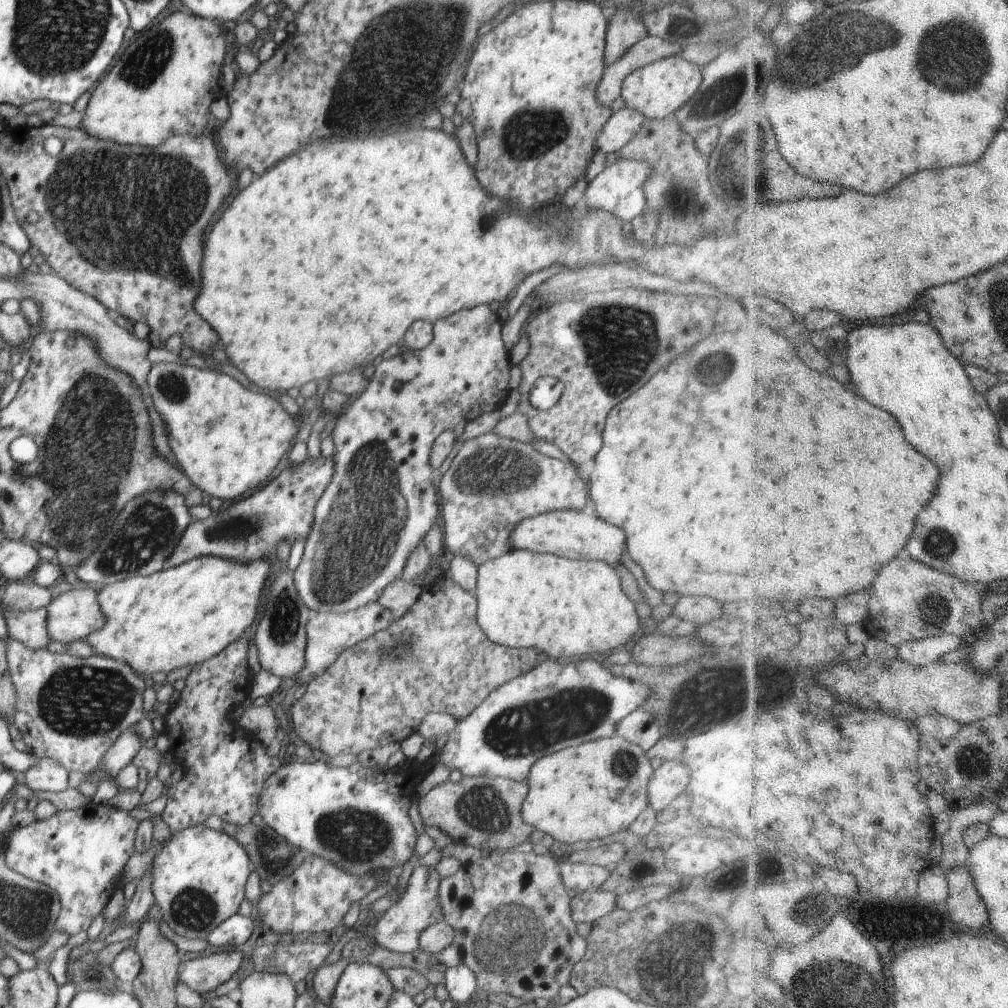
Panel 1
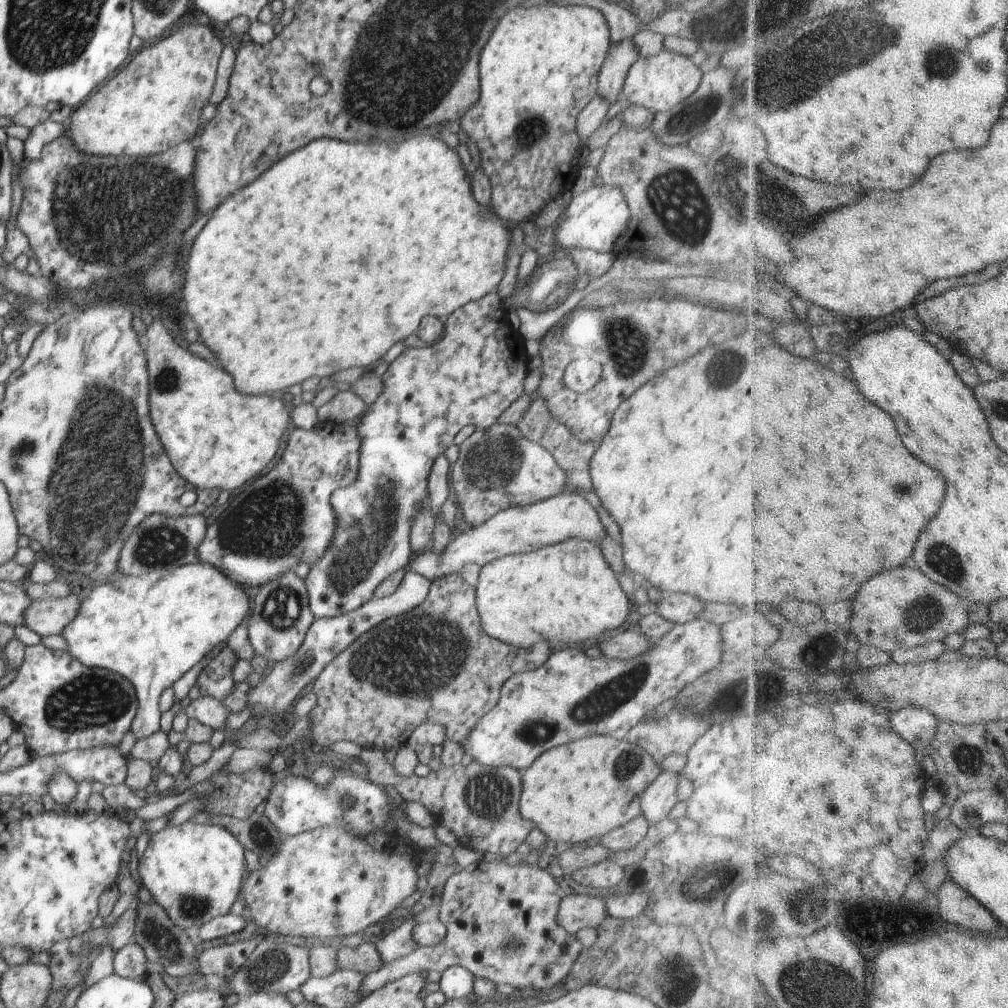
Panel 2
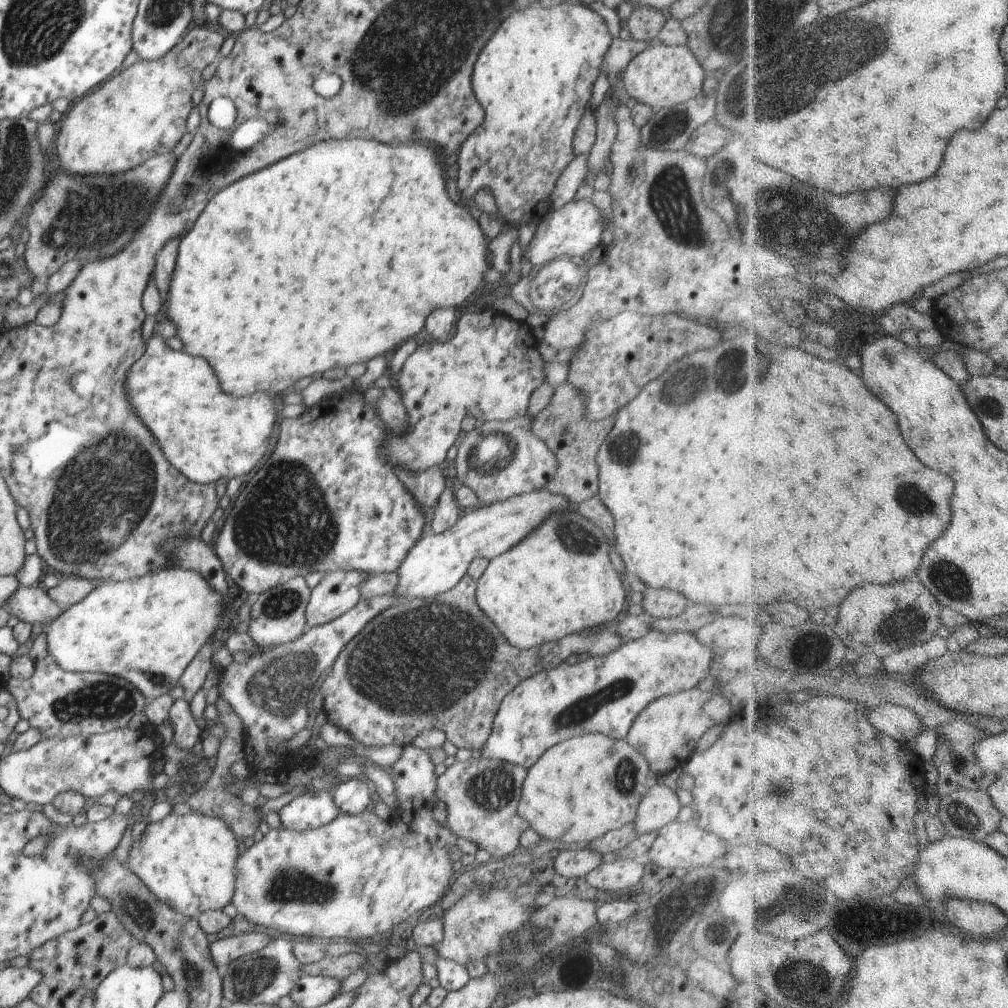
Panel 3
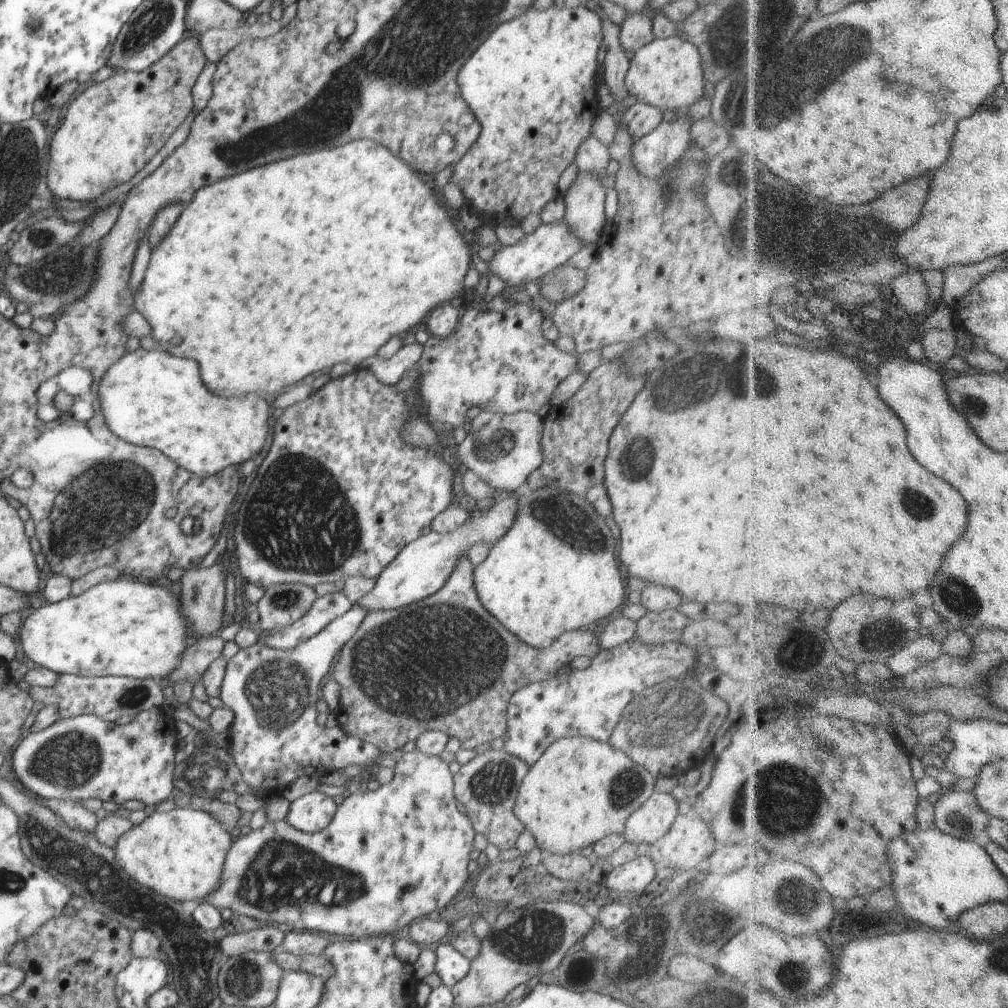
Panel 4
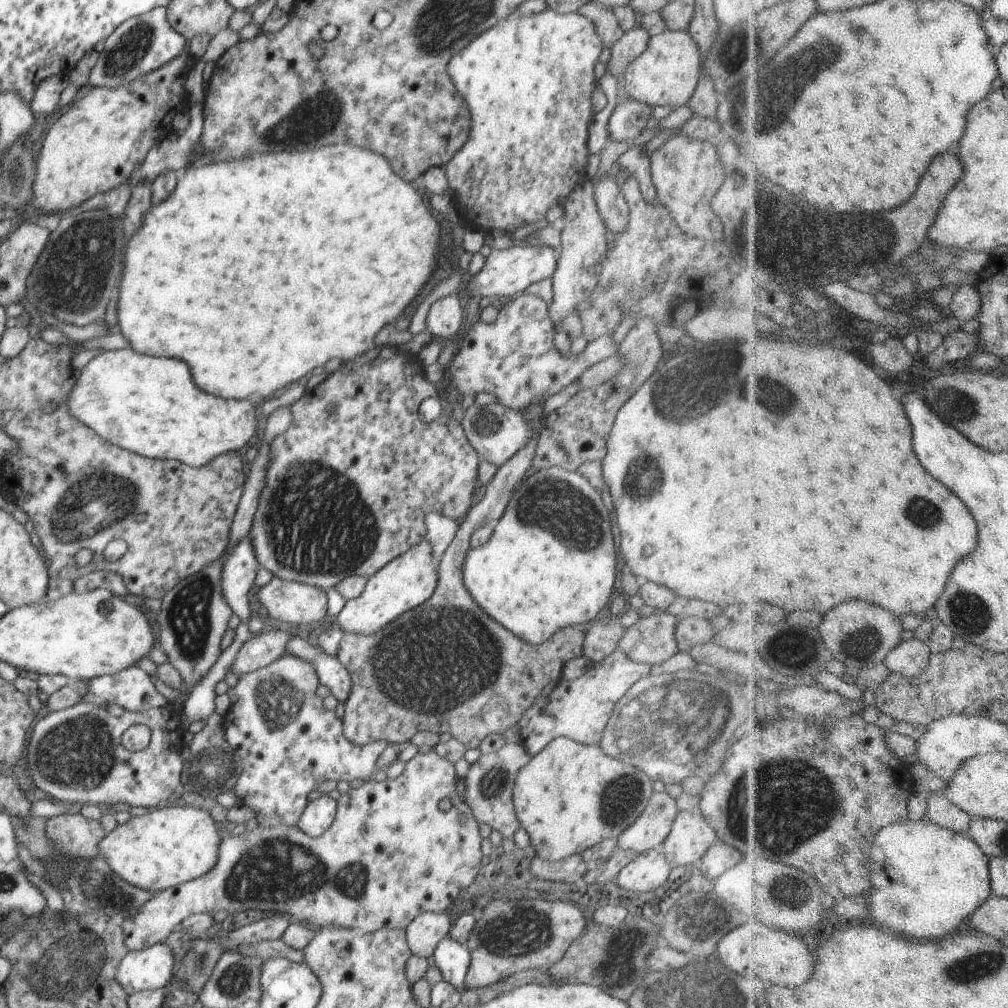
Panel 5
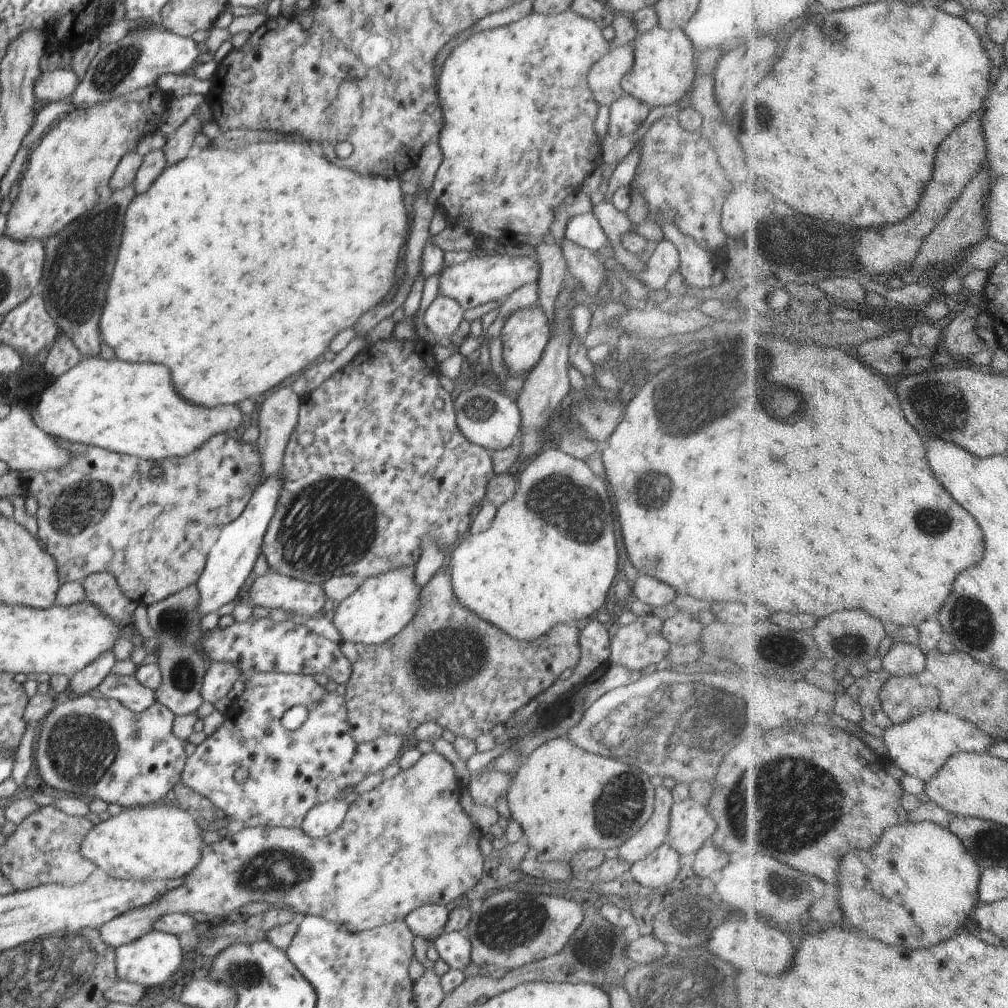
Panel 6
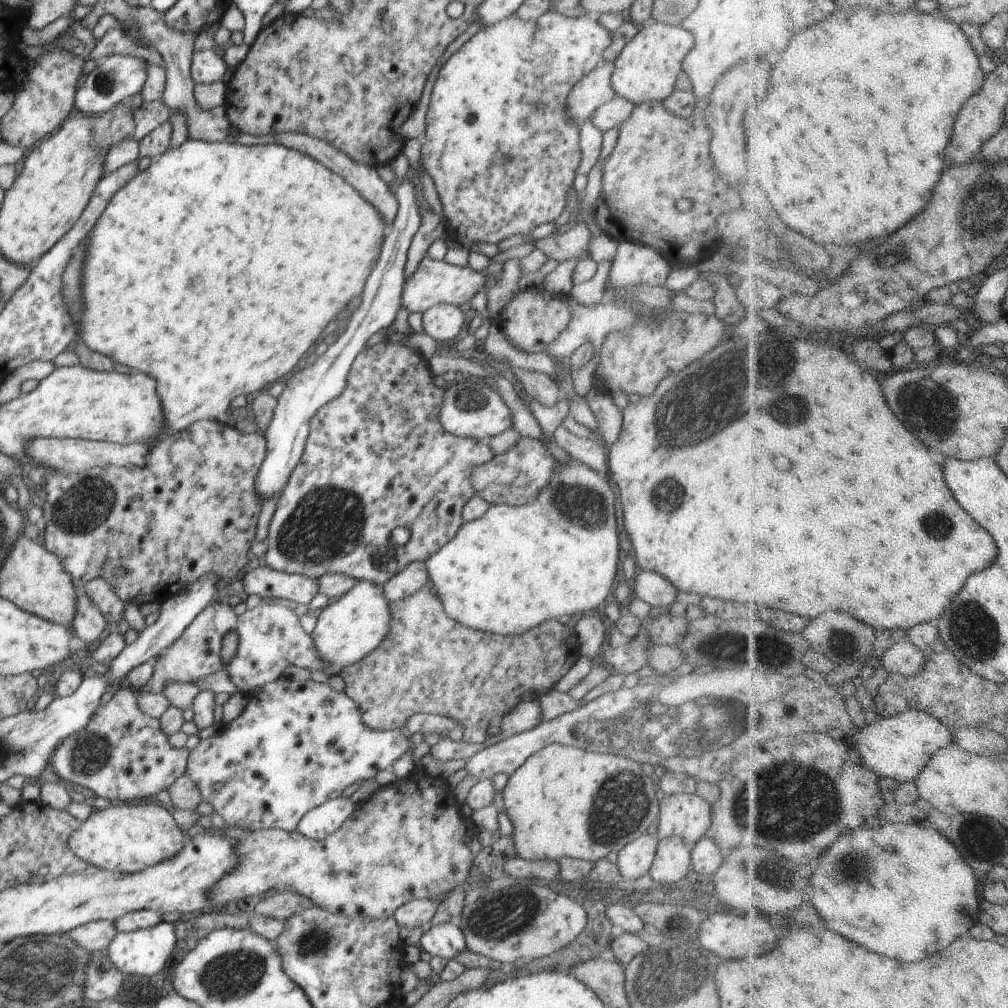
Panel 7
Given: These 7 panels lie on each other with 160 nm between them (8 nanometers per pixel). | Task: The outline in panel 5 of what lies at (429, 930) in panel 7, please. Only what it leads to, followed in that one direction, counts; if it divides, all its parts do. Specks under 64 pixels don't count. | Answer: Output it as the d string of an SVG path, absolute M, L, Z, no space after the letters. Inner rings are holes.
M450 936L442 940L434 953L436 968L440 969L444 981L454 984L458 990L464 991L465 977L471 966L471 955L466 945L456 942Z

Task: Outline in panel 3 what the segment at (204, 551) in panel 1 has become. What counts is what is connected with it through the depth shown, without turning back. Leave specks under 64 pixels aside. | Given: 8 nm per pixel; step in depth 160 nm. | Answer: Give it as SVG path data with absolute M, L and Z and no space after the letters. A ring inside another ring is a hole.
M348 383L336 396L322 399L316 406L306 410L298 418L284 418L280 420L280 436L274 453L264 462L264 466L250 478L248 484L240 488L240 495L233 499L234 506L226 518L226 524L222 526L218 540L212 546L224 572L238 588L242 588L248 594L260 594L275 586L280 586L294 577L306 577L310 572L323 571L329 573L336 569L345 571L359 570L372 576L376 573L391 573L397 570L406 554L421 538L425 516L415 504L412 495L405 489L400 479L385 459L381 456L381 444L385 439L386 424L377 415L375 407L363 401L363 392L350 388Z

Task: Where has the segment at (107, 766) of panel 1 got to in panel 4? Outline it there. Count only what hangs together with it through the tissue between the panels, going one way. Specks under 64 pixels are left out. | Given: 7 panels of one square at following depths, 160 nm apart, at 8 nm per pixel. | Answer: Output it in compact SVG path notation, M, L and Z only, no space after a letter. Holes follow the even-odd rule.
M125 576L99 583L81 596L69 597L61 602L45 603L39 600L34 608L25 614L18 636L24 657L33 661L36 667L46 668L55 674L150 678L160 683L169 679L170 672L182 662L186 646L193 641L189 635L186 616L180 614L180 600L170 588Z

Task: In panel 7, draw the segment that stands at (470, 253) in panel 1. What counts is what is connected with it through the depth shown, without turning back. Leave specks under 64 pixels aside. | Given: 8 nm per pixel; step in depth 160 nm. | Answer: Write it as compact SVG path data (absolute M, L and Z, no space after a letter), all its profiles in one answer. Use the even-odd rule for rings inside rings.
M188 138L182 146L164 152L156 161L144 170L138 170L126 186L118 188L118 192L110 198L106 210L98 216L94 227L86 240L84 252L84 272L82 272L82 312L78 326L75 326L80 340L88 349L110 358L132 371L148 374L157 382L158 398L164 414L164 434L152 442L132 442L132 444L115 444L105 441L67 438L36 438L30 444L26 456L32 462L40 464L36 469L43 473L46 470L59 473L80 473L95 467L134 467L143 466L146 456L152 448L166 435L179 433L199 420L216 420L235 427L237 419L228 417L230 403L236 396L248 396L254 392L267 390L280 378L288 377L303 364L304 359L313 350L329 329L333 327L338 314L344 312L350 300L360 297L370 272L382 251L382 244L388 226L374 210L374 206L345 182L338 174L330 171L309 155L275 144L258 144L257 146L241 146L234 142L205 142Z

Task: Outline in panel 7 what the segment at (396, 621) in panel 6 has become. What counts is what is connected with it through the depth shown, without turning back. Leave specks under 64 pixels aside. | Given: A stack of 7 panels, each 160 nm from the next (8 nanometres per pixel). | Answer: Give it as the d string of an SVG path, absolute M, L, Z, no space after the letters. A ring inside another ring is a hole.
M358 581L342 598L329 603L318 615L318 622L310 638L320 652L322 662L326 662L328 676L341 676L344 670L354 668L372 650L378 648L382 638L386 638L392 622L389 602L384 598L384 588L374 582Z

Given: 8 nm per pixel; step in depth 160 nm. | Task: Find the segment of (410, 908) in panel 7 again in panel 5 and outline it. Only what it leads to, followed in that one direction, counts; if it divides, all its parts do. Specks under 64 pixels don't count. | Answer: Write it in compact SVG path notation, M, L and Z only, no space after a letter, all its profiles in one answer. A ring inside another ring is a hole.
M422 912L405 929L412 955L427 958L449 936L450 920L444 912Z

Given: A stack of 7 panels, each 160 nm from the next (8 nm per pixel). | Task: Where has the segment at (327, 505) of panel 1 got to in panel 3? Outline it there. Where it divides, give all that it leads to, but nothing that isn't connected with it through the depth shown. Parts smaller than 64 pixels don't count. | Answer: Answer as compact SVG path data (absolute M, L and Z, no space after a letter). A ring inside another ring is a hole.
M490 308L462 314L458 322L456 321L456 332L454 332L452 338L445 341L427 341L422 345L418 345L416 350L406 358L402 368L394 378L394 386L398 388L398 394L401 396L402 404L406 409L407 421L405 422L405 429L398 434L386 426L385 439L381 444L381 456L385 459L385 462L394 468L394 470L397 470L399 467L414 474L424 472L426 469L432 467L444 467L446 452L448 452L448 450L452 448L452 444L456 442L458 434L460 434L462 430L460 424L462 424L462 420L464 420L466 416L472 416L472 418L478 419L478 425L484 425L490 421L507 421L516 417L526 416L532 391L544 383L544 361L538 352L537 346L538 343L535 341L532 329L526 322L518 322L510 315L504 315L499 309L490 310ZM359 570L323 573L320 583L311 588L305 610L307 628L326 624L356 606L363 598L361 586L369 578L368 573Z

